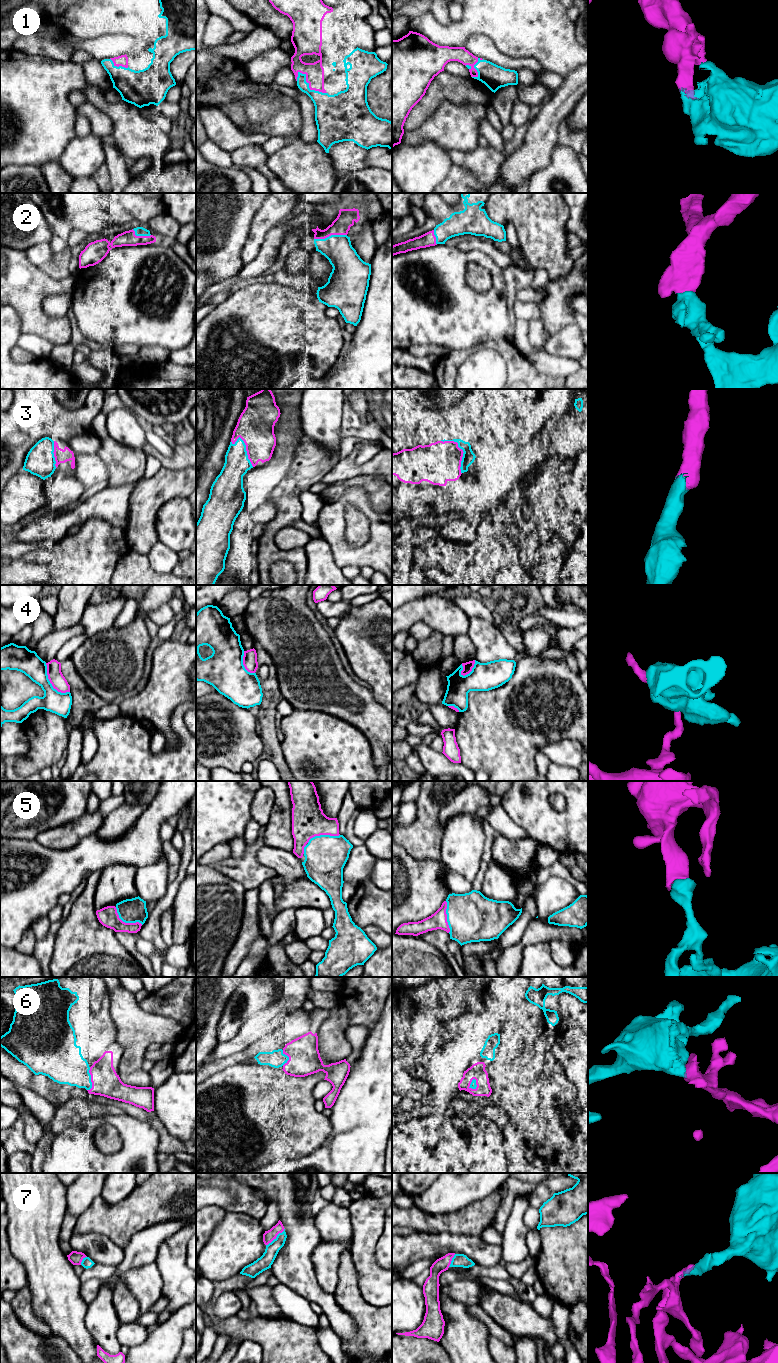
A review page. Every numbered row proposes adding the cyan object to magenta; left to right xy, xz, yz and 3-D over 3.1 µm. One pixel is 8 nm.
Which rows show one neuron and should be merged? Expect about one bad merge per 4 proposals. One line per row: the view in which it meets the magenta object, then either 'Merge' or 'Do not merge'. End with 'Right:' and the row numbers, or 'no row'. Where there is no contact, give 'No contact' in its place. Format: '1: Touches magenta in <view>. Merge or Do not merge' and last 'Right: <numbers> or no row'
1: Touches magenta in xz. Merge
2: Touches magenta in xz. Merge
3: Touches magenta in yz. Merge
4: Touches magenta in xy. Do not merge
5: Touches magenta in xy. Merge
6: Touches magenta in xy. Merge
7: Touches magenta in xz. Merge
Right: 1, 2, 3, 5, 6, 7

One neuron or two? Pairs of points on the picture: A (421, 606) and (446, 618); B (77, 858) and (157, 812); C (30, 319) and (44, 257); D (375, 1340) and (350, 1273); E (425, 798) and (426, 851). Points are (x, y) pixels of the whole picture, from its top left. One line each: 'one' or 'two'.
A: one
B: one
C: two
D: one
E: one

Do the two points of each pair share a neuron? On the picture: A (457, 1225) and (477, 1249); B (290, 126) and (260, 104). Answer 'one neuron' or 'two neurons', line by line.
A: two neurons
B: two neurons

